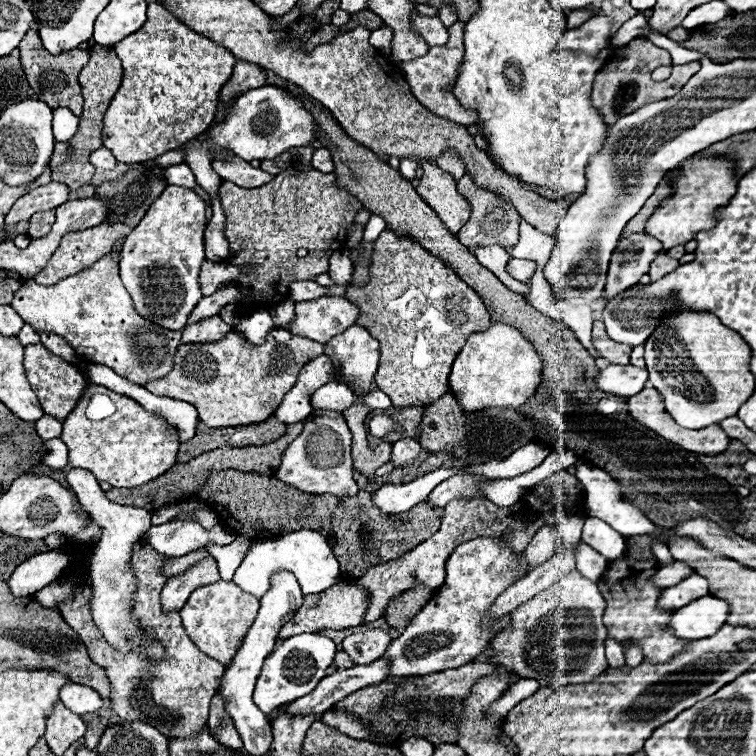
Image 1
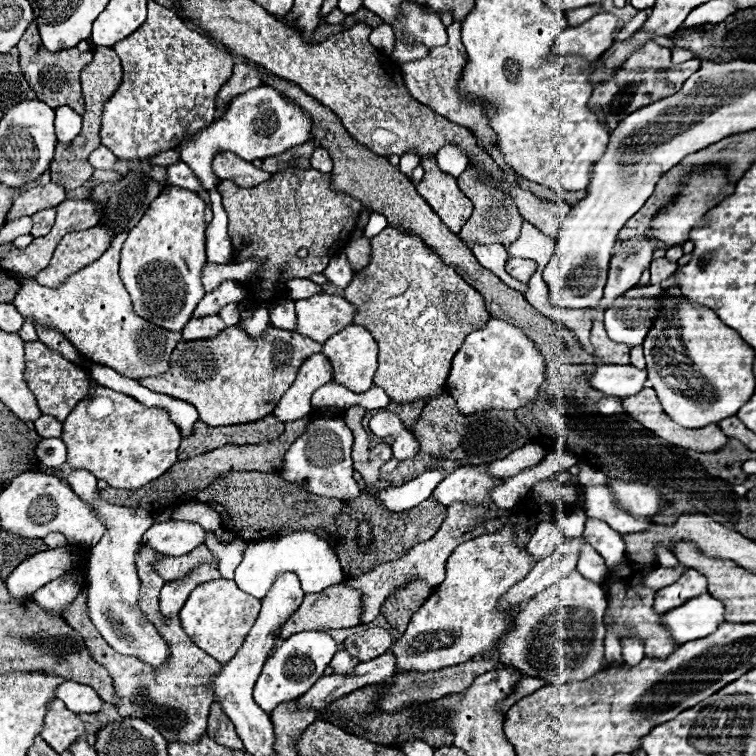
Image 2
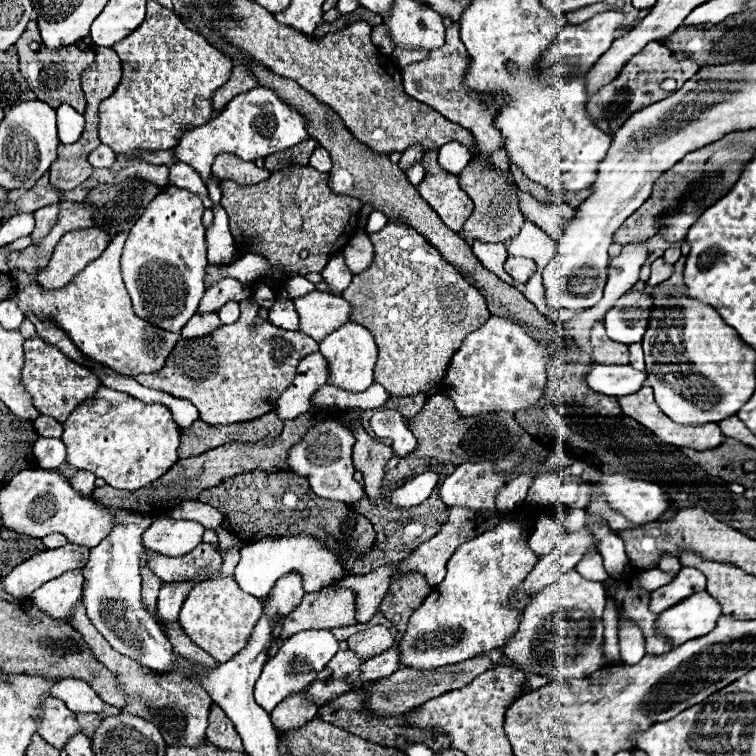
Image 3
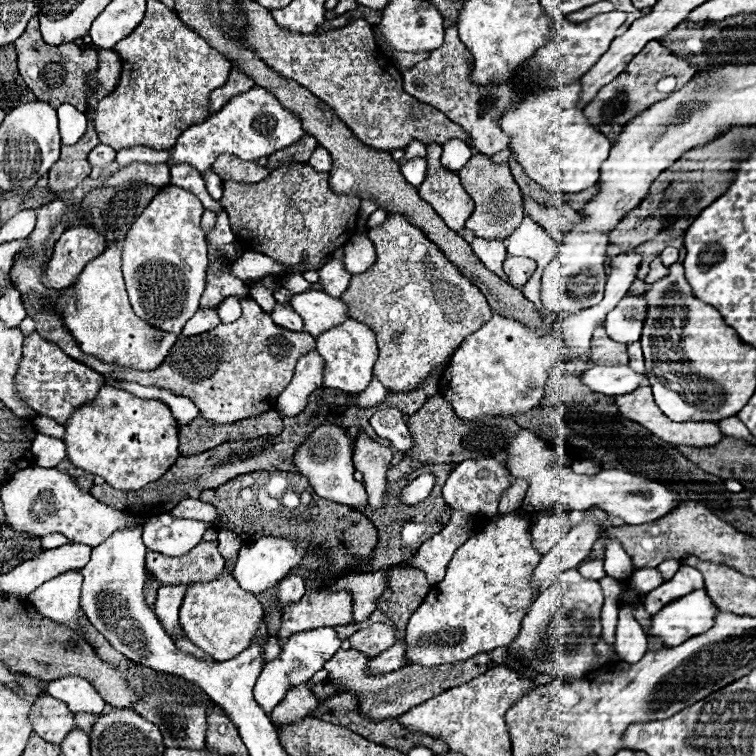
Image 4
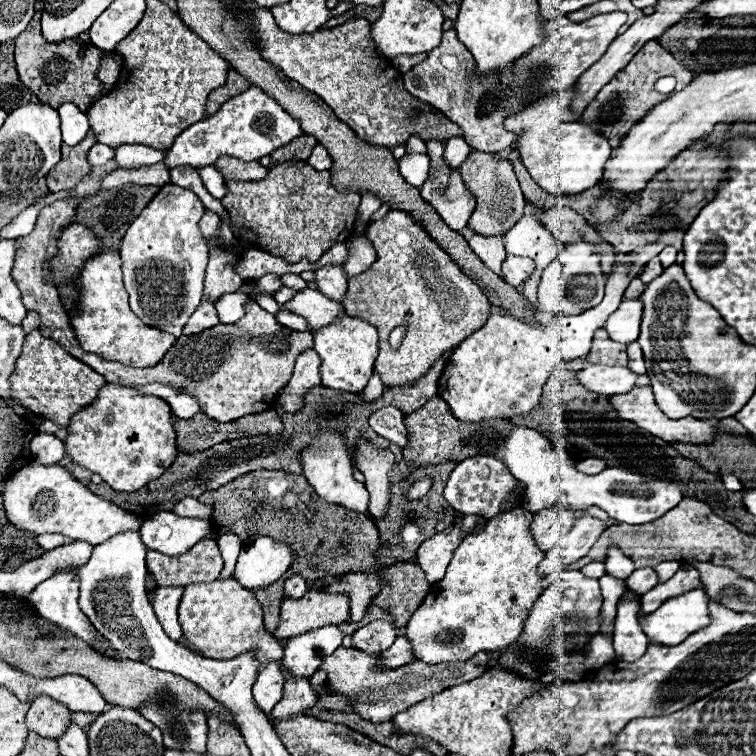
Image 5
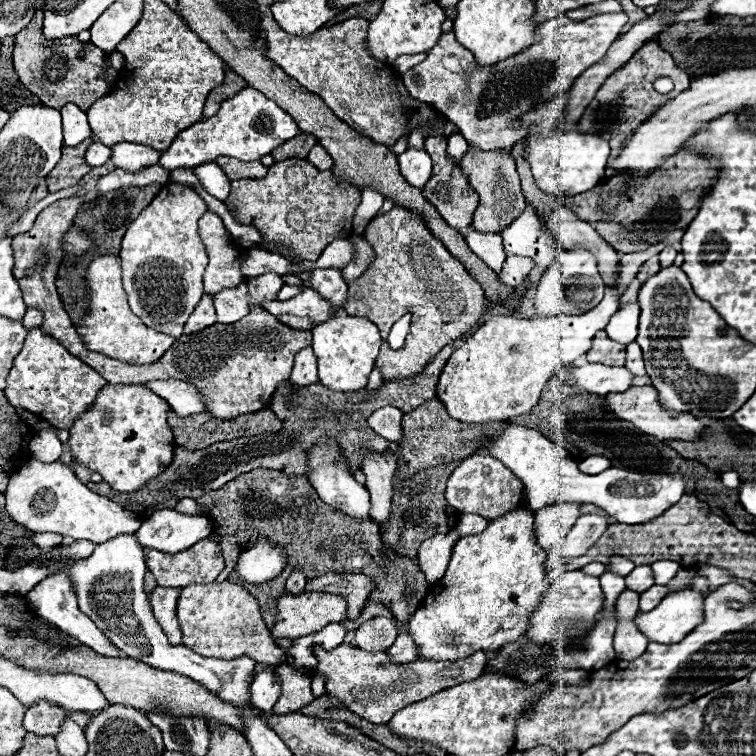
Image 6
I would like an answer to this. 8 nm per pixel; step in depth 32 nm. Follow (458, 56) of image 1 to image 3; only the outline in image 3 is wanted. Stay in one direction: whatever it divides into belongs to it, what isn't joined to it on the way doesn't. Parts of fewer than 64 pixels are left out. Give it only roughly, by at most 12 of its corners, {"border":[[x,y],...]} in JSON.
{"border":[[460,26],[426,60],[404,66],[404,88],[492,154],[502,100],[468,92]]}

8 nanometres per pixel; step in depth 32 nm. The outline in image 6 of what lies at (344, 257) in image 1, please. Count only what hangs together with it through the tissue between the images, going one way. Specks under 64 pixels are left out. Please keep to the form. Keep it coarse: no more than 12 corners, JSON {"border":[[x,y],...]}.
{"border":[[338,268],[310,272],[310,284],[342,308],[346,282]]}

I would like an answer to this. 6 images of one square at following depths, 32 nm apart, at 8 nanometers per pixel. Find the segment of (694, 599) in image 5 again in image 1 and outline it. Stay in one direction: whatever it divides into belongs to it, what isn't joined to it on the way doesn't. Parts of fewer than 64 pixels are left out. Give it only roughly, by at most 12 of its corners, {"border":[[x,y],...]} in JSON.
{"border":[[704,596],[674,610],[678,638],[710,638],[726,624],[728,602]]}

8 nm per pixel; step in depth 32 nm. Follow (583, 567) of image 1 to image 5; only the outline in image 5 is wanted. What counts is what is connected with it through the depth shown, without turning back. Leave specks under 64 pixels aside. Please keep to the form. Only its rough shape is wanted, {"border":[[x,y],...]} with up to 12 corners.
{"border":[[590,562],[580,568],[588,578],[606,574],[604,562]]}

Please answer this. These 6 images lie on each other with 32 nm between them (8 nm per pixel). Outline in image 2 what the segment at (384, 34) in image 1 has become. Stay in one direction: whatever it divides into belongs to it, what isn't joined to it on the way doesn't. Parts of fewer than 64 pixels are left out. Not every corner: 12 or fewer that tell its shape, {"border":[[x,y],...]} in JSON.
{"border":[[390,25],[373,28],[370,43],[390,55],[395,37]]}

